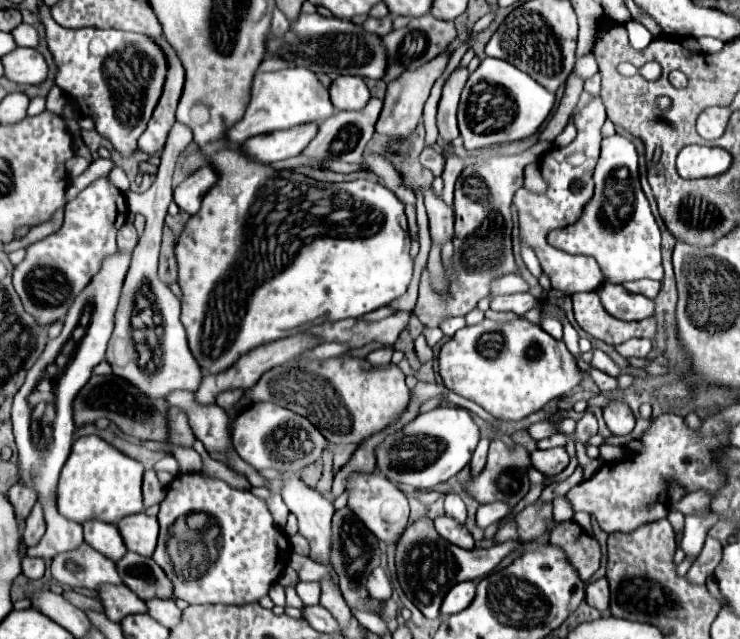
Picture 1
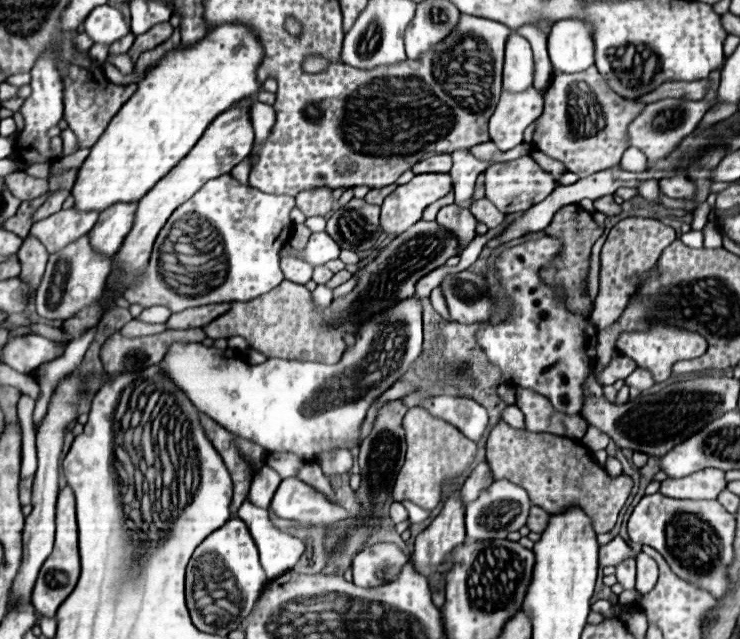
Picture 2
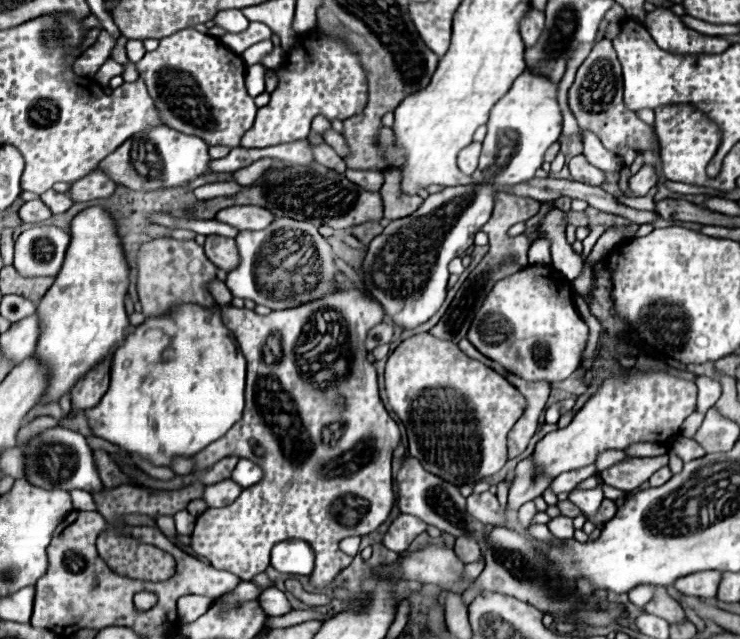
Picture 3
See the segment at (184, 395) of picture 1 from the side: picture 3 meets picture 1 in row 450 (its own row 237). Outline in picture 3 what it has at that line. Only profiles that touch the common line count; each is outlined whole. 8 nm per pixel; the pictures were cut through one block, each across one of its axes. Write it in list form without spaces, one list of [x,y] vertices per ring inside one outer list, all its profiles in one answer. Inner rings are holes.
[[[210,234],[206,236],[206,244],[204,244],[204,252],[206,256],[222,270],[230,272],[240,264],[240,254],[236,248],[236,240],[234,238],[224,238],[224,236],[216,236]]]

